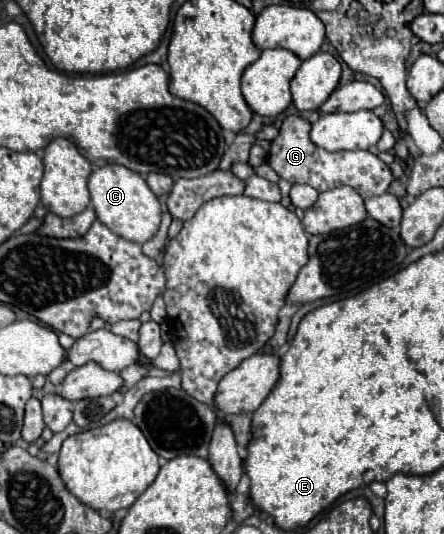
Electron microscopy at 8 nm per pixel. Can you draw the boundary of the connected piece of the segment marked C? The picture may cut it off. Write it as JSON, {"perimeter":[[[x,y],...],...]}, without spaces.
{"perimeter":[[[106,165],[96,169],[88,177],[88,191],[92,197],[92,207],[96,211],[98,221],[102,221],[116,235],[142,245],[148,241],[160,225],[160,203],[156,195],[146,185],[144,177],[122,167],[122,165]]]}

